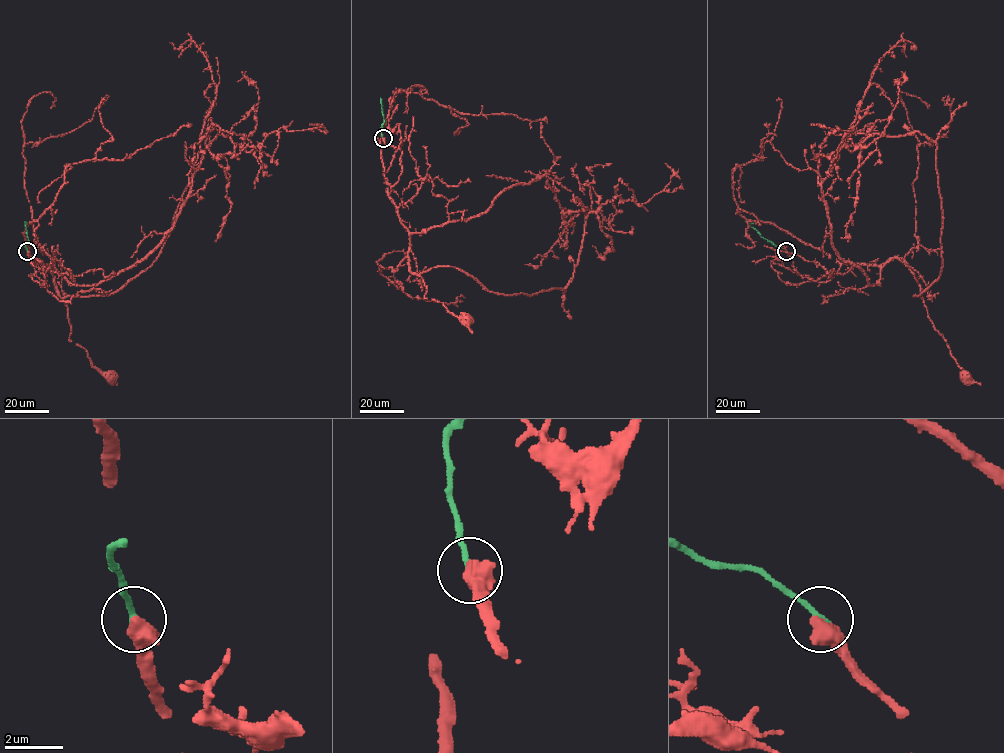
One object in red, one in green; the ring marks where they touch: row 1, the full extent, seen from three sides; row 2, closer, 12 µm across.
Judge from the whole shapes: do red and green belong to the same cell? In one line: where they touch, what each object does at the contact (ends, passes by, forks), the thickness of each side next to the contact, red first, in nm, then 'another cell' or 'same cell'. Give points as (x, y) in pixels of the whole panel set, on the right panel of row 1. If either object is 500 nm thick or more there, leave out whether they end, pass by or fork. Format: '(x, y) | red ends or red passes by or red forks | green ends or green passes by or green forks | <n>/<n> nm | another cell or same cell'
(786, 251) | 600/240 nm | same cell

